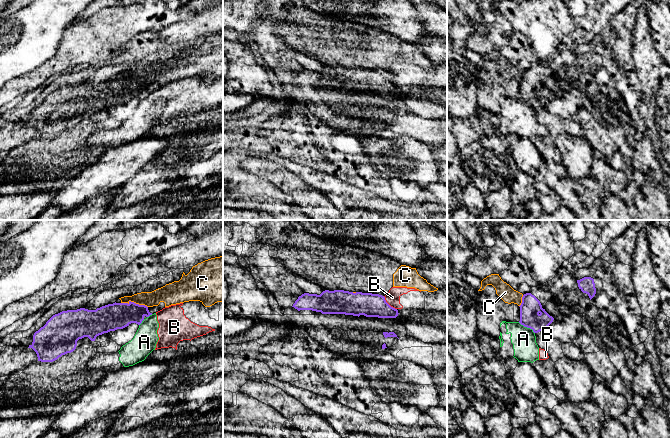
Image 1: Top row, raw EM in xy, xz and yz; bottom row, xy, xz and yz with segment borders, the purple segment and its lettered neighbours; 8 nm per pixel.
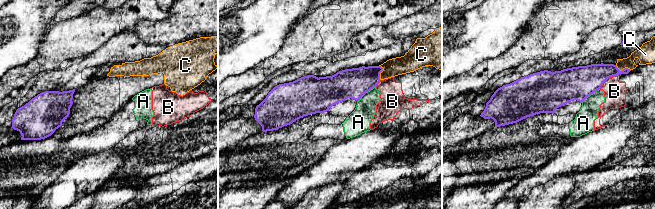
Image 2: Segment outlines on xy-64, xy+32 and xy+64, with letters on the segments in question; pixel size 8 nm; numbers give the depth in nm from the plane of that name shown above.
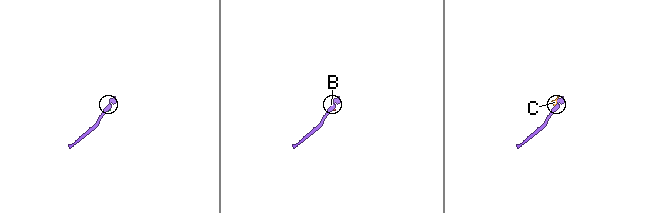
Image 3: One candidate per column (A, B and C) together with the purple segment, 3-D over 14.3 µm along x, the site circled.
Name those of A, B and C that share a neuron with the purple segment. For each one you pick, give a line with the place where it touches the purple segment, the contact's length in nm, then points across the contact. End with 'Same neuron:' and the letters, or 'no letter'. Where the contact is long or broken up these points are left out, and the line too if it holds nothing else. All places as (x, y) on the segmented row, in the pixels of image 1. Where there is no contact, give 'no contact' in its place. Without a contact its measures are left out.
Same neuron: no letter

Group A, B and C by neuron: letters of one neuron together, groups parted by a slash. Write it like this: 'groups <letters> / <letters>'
groups A B / C

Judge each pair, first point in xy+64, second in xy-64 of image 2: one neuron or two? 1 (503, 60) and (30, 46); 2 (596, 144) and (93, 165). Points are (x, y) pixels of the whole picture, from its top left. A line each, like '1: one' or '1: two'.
1: two
2: one

